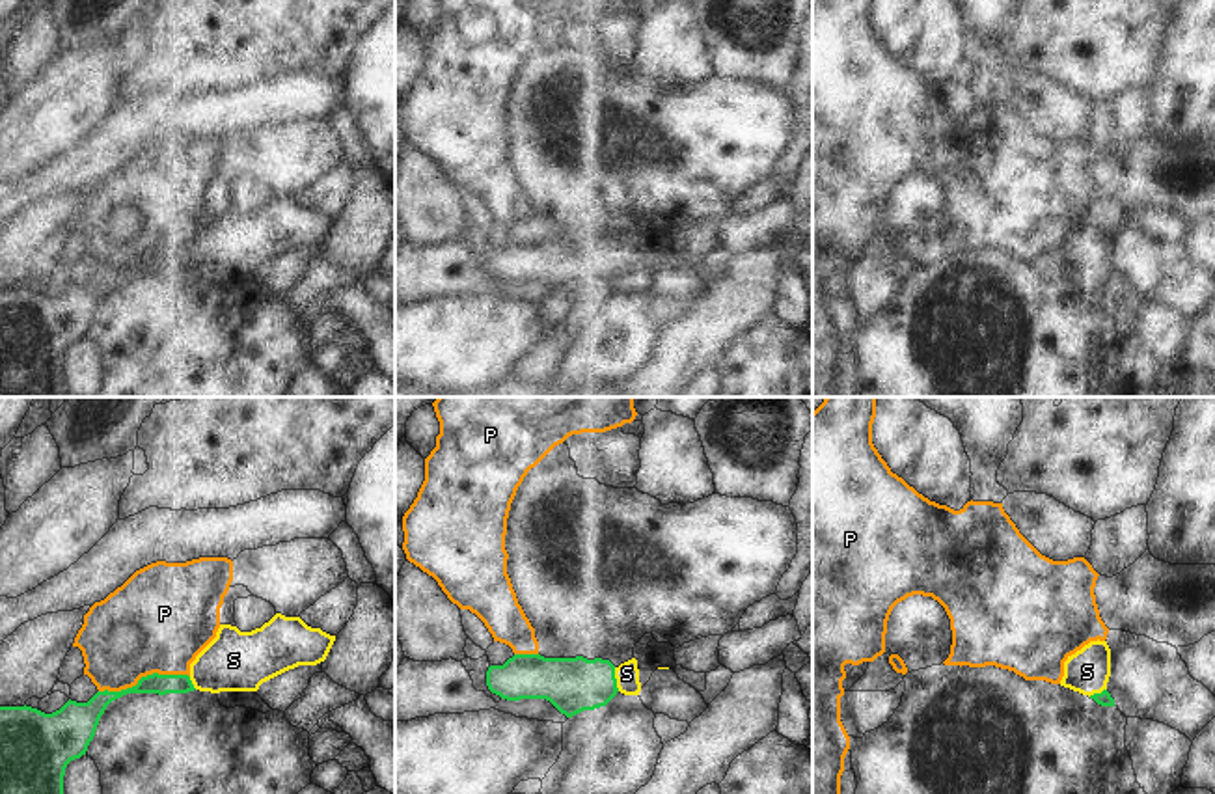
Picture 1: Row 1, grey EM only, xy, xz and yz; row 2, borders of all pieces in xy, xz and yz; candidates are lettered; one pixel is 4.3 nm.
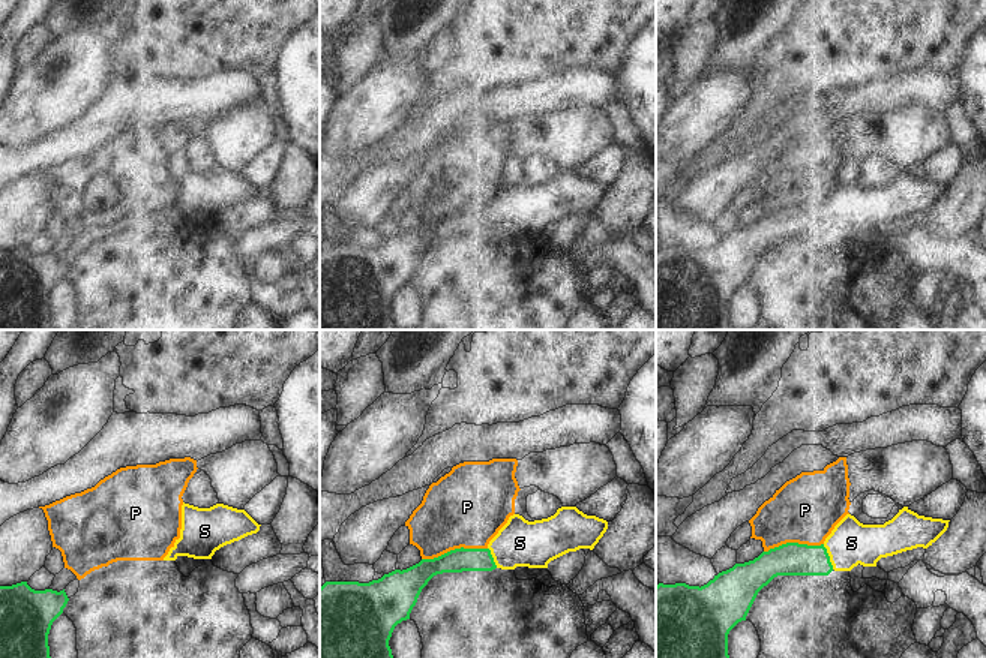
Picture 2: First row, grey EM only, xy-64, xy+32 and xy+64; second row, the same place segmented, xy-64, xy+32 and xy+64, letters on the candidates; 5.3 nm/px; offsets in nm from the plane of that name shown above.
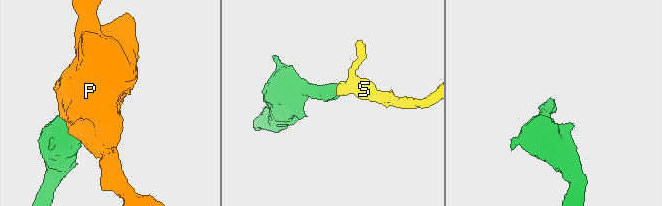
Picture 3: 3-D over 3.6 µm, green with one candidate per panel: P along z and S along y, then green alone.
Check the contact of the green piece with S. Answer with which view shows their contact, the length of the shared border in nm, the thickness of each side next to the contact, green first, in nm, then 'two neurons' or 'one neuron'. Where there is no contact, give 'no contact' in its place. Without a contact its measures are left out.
xz | 110 nm | 240/100 nm | one neuron

